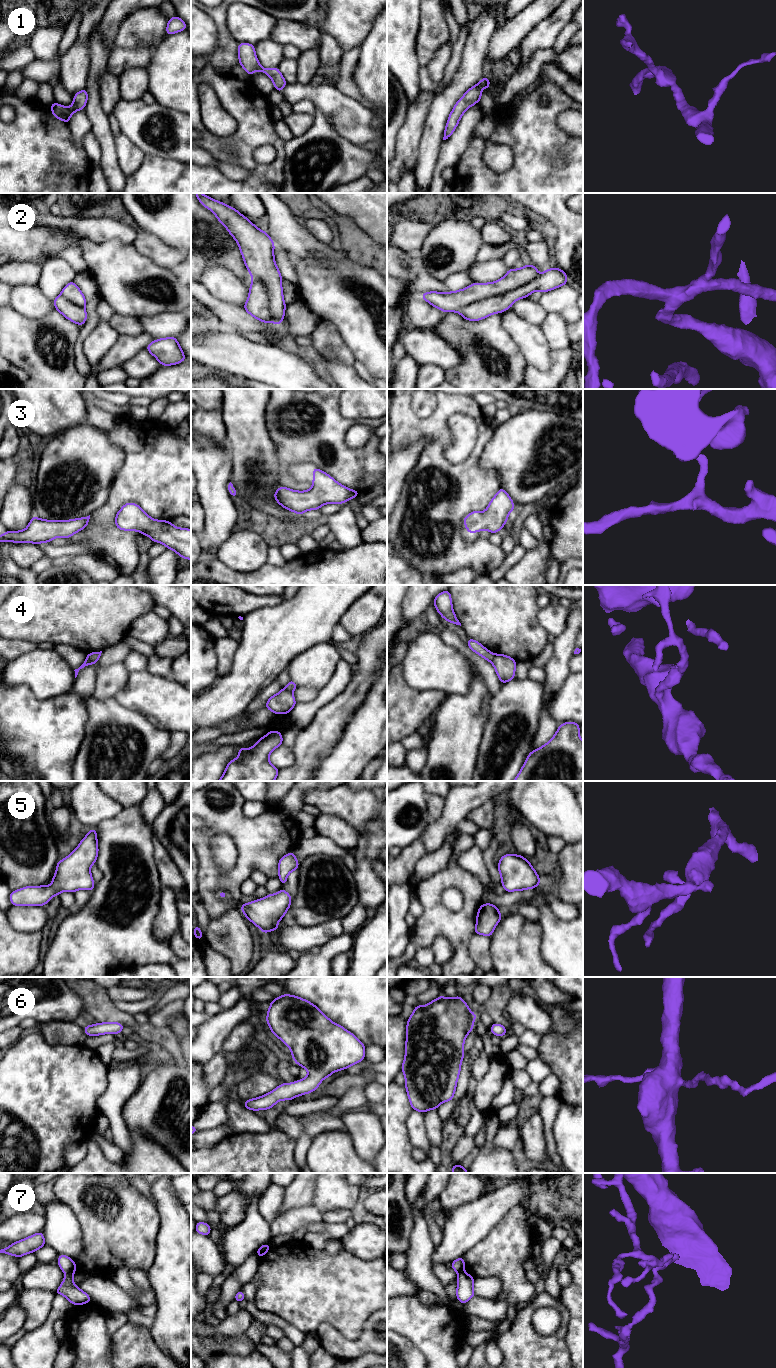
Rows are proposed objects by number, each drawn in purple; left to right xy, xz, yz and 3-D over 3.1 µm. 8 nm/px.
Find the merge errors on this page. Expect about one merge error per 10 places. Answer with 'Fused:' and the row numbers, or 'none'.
Fused: 4, 7

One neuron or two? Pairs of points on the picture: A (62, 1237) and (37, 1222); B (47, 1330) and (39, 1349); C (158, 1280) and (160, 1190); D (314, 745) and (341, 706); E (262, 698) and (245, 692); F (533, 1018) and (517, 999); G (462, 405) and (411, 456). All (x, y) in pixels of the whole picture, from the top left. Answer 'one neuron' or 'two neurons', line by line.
A: two neurons
B: one neuron
C: one neuron
D: one neuron
E: two neurons
F: one neuron
G: two neurons

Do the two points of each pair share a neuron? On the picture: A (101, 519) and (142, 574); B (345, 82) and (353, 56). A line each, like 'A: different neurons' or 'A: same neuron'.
A: different neurons
B: same neuron

